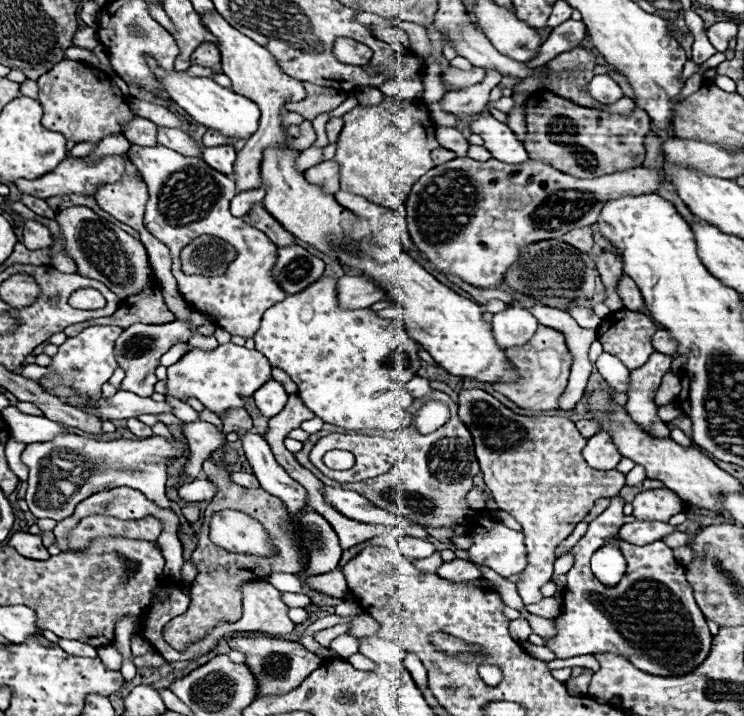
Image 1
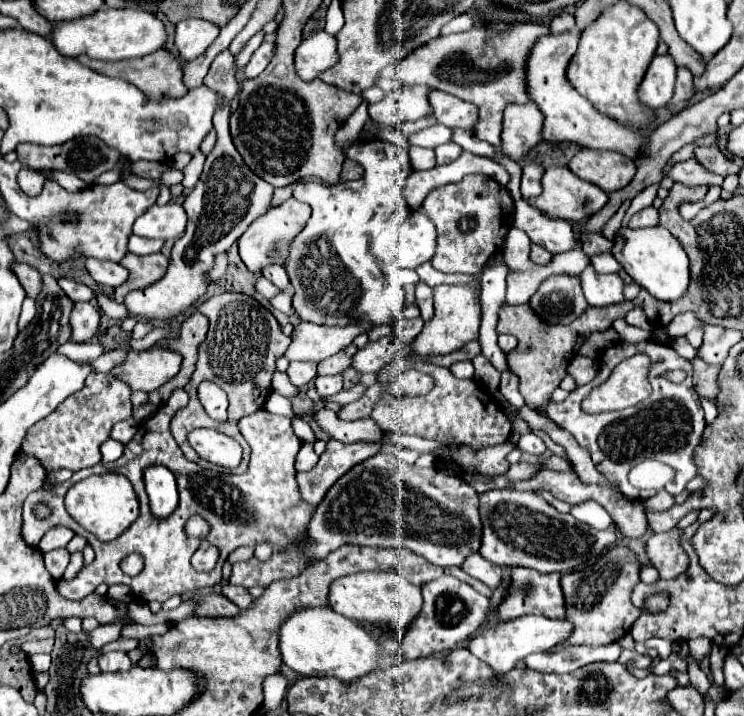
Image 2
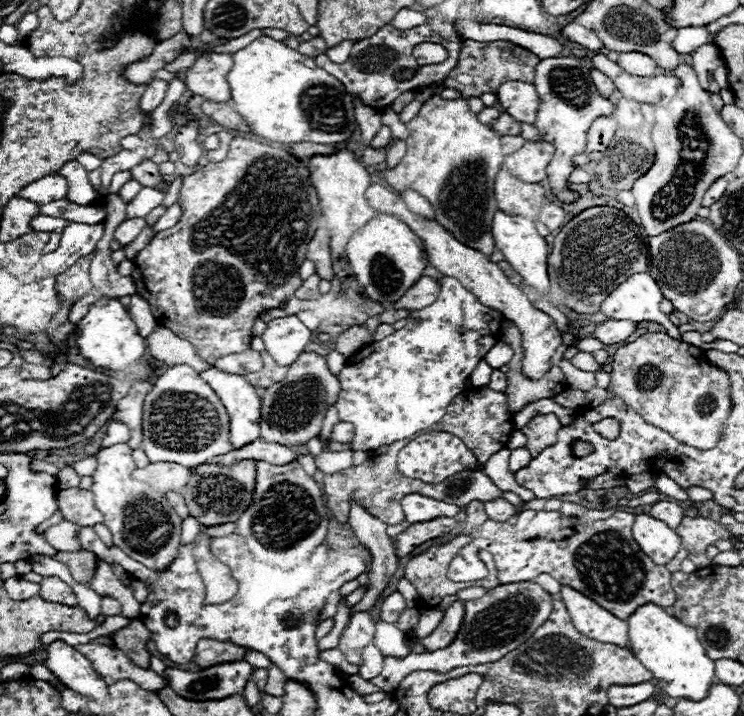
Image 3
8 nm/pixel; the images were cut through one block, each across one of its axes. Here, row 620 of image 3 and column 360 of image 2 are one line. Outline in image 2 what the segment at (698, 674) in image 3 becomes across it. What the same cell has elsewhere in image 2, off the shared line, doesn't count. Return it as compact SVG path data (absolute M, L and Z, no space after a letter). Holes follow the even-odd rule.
M306 608L304 612L294 612L280 628L280 652L284 664L302 676L338 678L346 684L378 670L382 656L378 642L366 630L332 608Z

